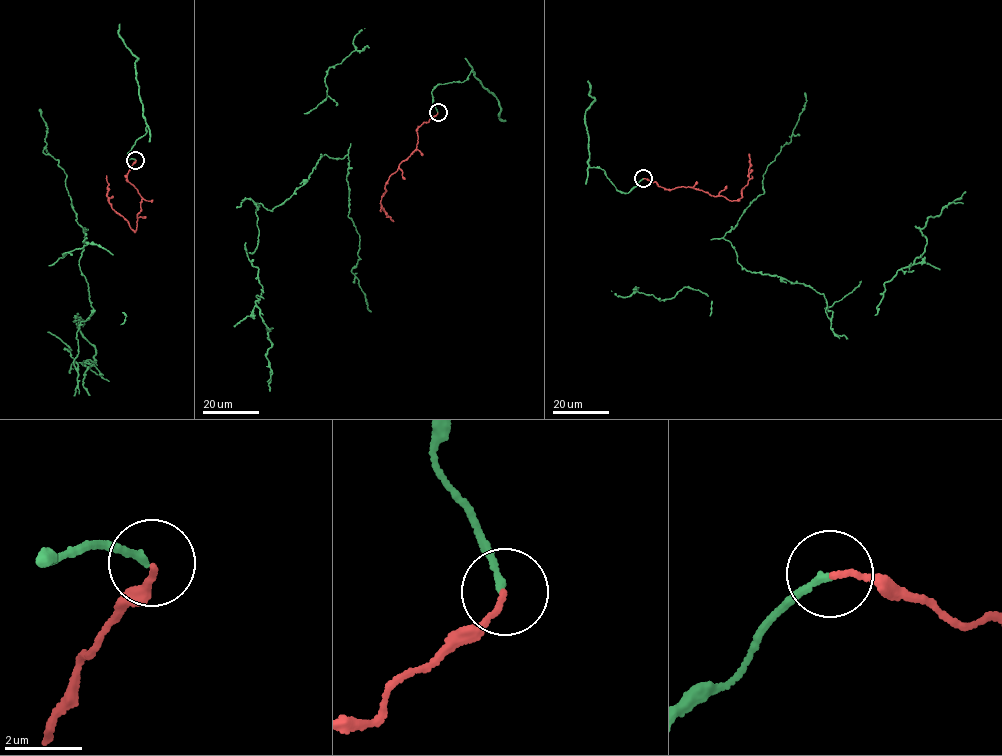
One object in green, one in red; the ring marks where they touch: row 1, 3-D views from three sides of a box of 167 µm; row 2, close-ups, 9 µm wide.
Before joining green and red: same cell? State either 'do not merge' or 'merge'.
merge

